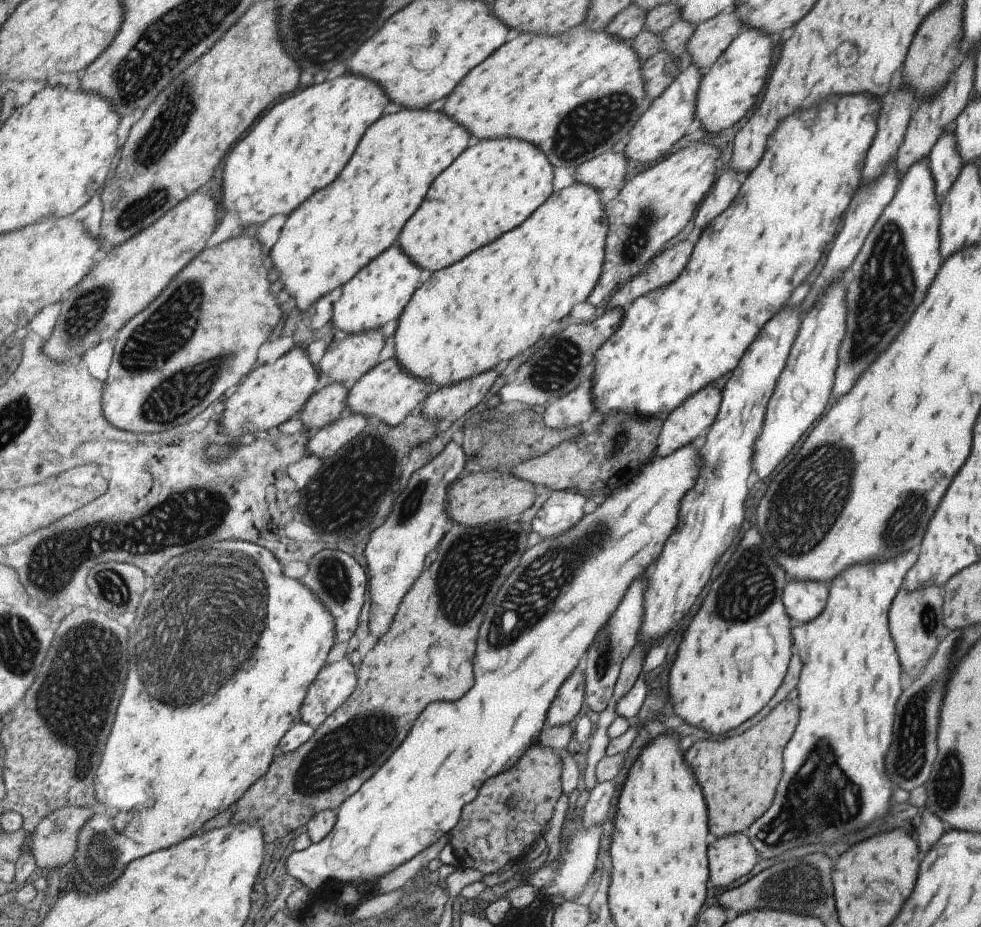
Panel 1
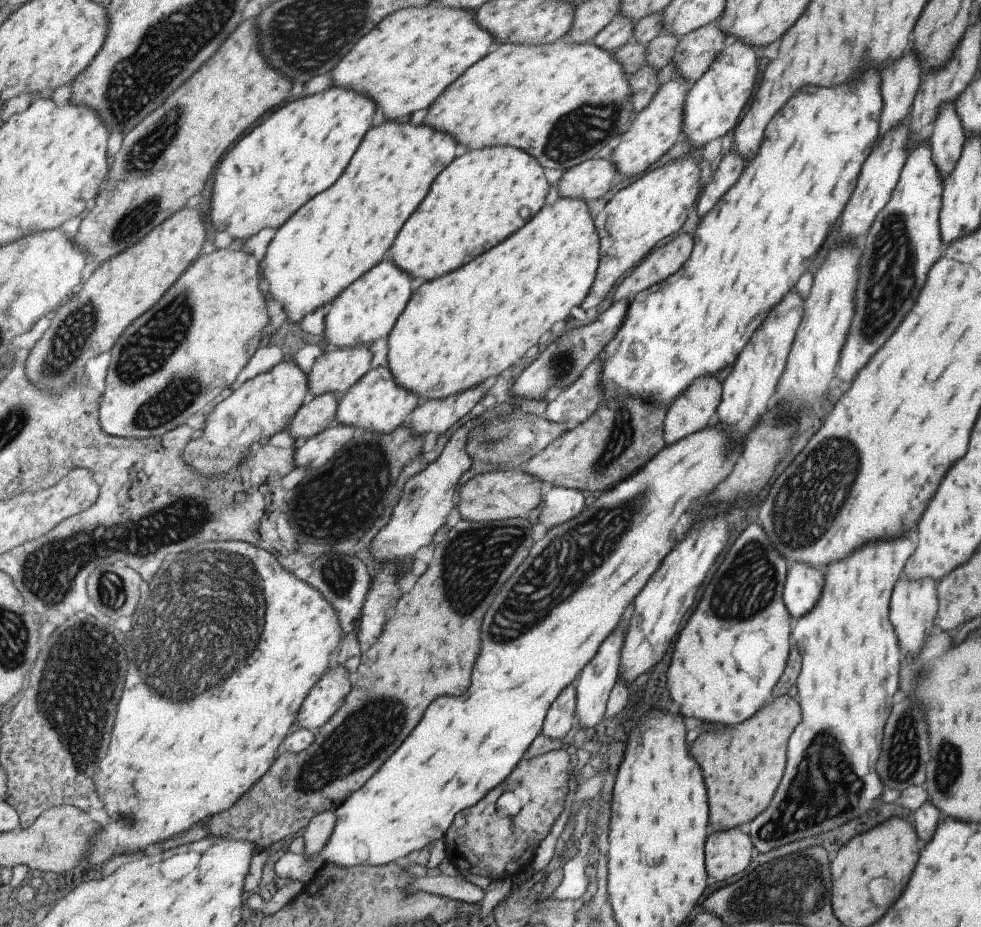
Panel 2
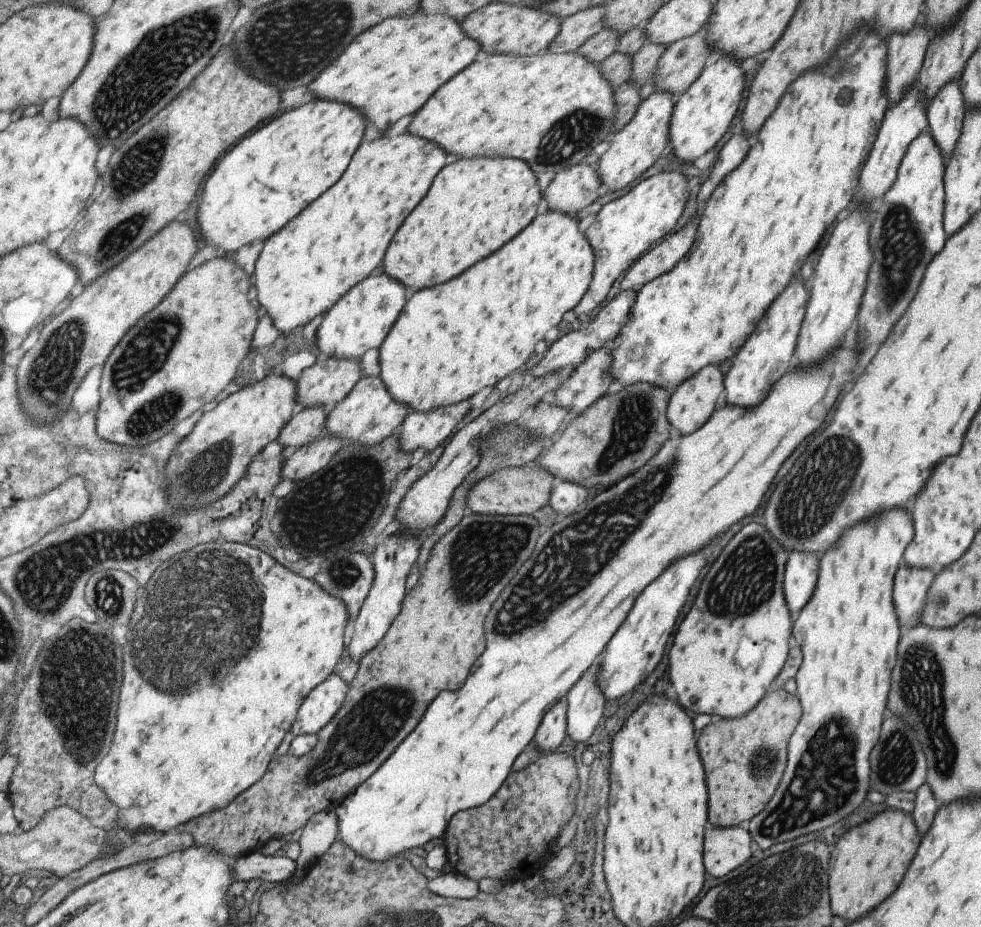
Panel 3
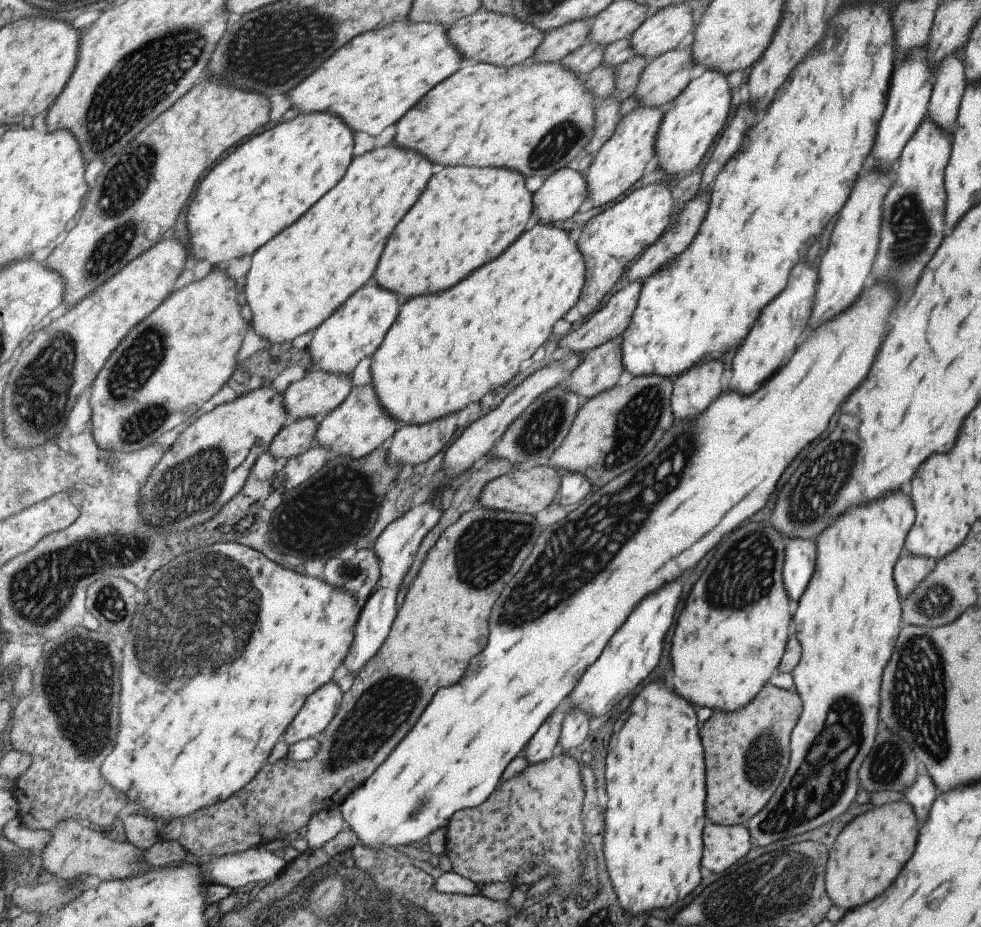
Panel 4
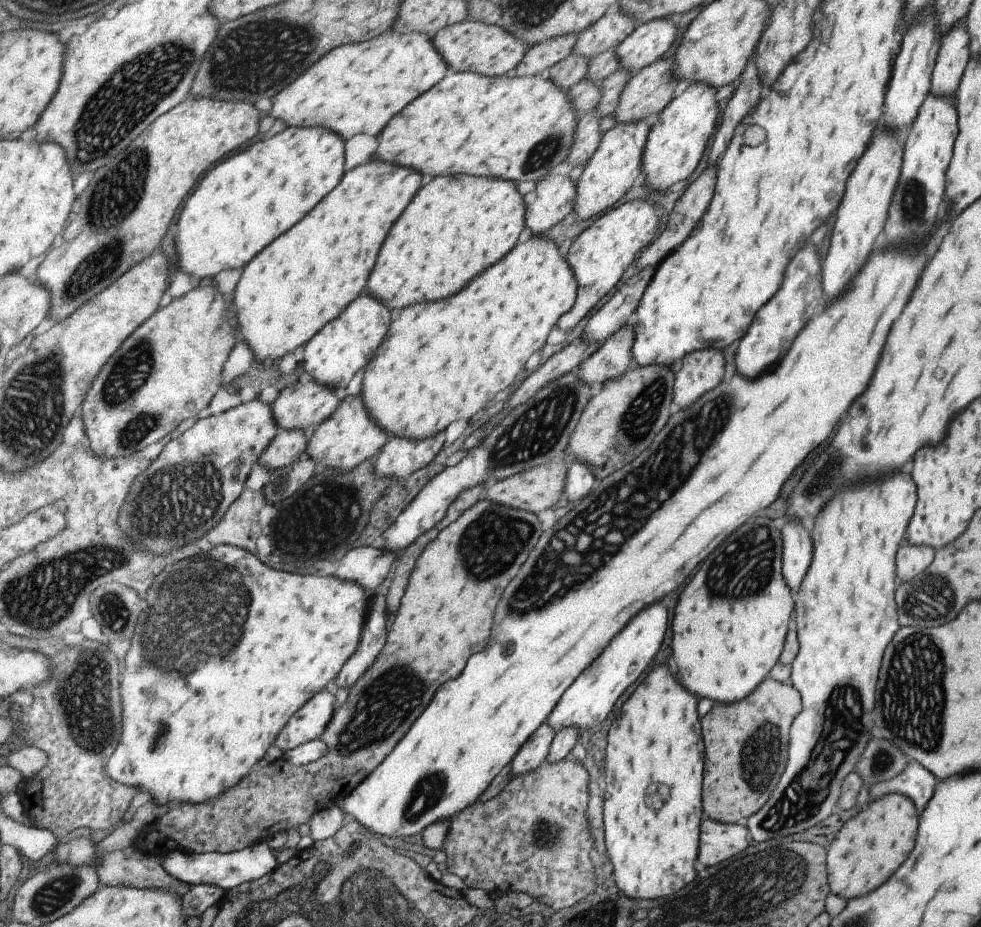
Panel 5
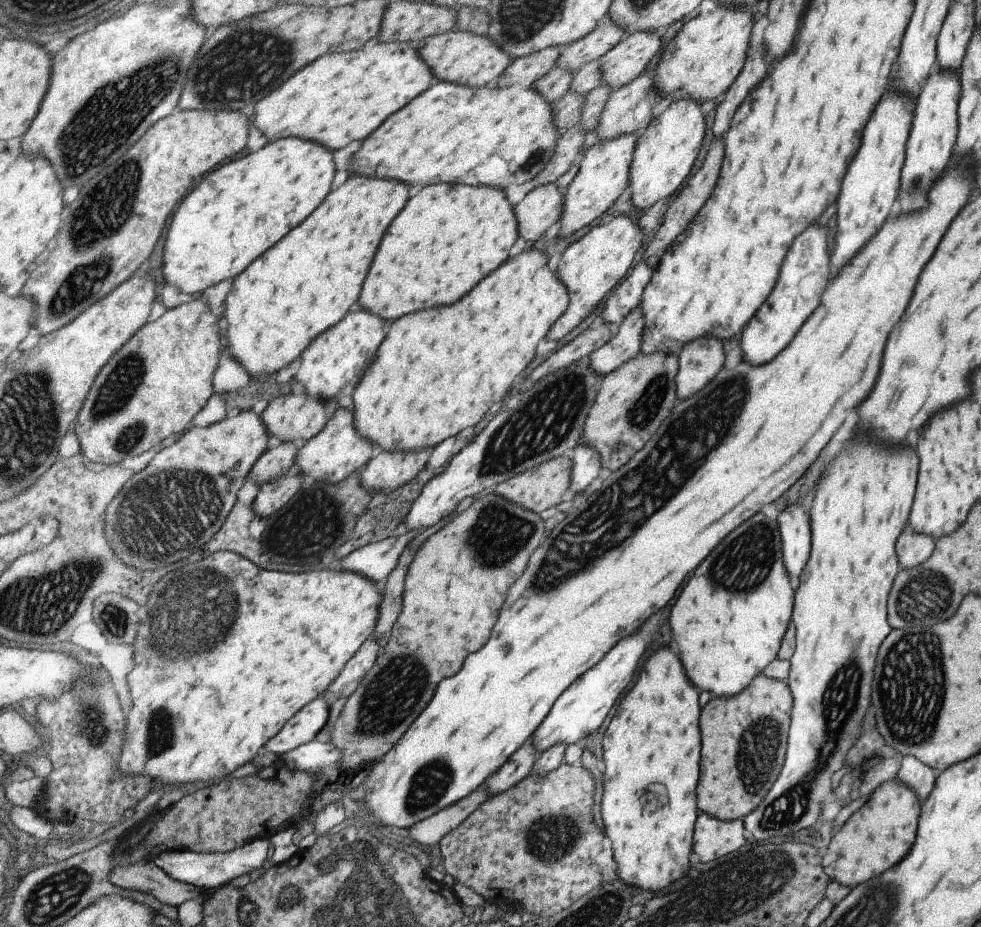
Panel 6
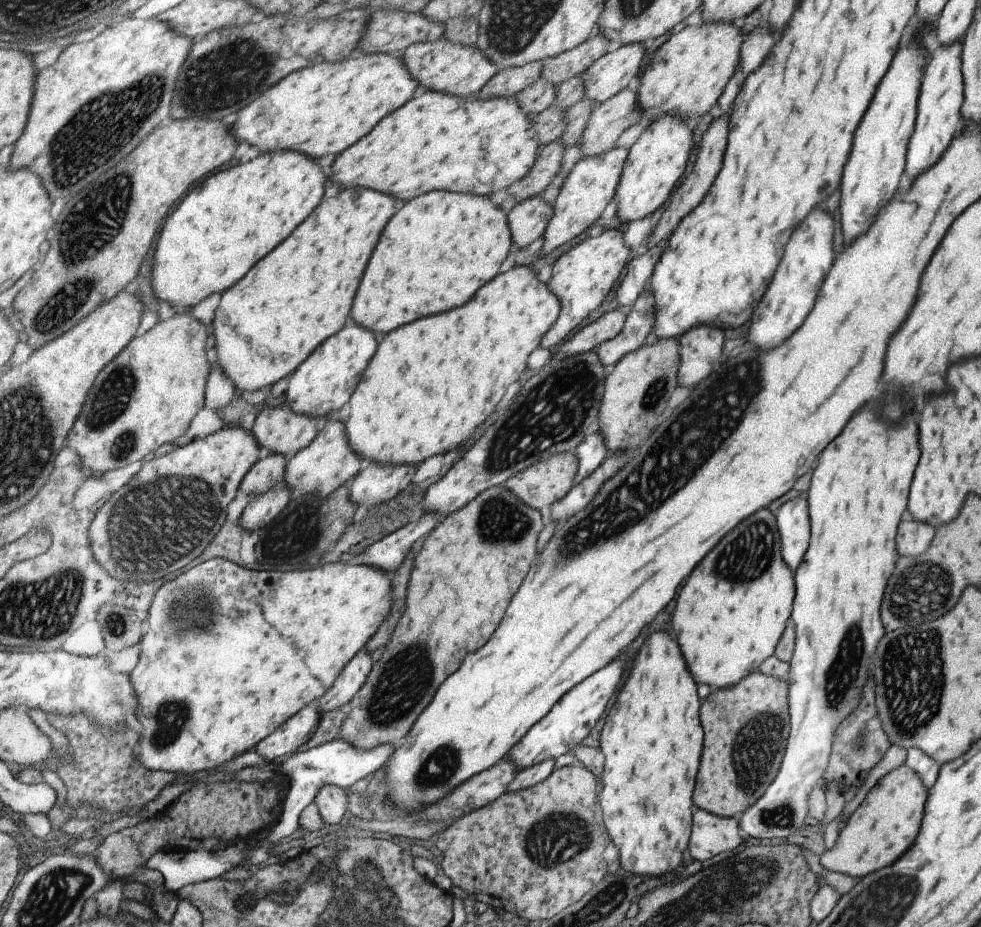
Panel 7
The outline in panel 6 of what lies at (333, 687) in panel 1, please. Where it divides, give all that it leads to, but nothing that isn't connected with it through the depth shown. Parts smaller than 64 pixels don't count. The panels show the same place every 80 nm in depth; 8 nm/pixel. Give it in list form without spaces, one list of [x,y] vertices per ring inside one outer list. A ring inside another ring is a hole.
[[[324,696],[306,704],[265,746],[277,756],[320,738],[330,720],[330,707]]]

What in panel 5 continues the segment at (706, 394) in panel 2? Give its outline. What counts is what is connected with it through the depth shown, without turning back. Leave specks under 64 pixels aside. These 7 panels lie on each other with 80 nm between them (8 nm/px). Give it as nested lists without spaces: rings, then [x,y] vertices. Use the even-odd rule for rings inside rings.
[[[709,346],[688,352],[673,370],[672,402],[674,409],[682,409],[713,388],[723,376],[723,356]]]

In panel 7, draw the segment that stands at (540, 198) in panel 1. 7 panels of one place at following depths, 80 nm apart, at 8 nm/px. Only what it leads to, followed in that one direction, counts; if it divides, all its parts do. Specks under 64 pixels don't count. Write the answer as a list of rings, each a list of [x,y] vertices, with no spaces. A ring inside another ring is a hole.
[[[435,191],[406,202],[386,228],[363,275],[351,314],[356,325],[380,337],[397,330],[399,326],[405,326],[407,322],[469,304],[483,286],[499,276],[514,243],[508,214],[499,205],[495,208],[489,197],[449,191]]]

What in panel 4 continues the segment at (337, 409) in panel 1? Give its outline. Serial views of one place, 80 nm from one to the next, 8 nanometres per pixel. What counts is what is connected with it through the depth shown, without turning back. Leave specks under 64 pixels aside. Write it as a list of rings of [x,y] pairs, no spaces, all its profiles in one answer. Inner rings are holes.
[[[299,419],[293,421],[287,427],[281,429],[278,436],[274,438],[270,453],[274,458],[286,458],[291,460],[302,455],[309,449],[317,446],[316,434],[319,422],[317,419]]]

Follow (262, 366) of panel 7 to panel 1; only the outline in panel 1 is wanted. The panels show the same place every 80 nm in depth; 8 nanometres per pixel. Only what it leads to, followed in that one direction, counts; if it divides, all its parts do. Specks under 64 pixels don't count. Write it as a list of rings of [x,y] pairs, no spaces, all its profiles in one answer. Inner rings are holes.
[[[403,108],[398,113],[380,118],[373,126],[370,126],[370,129],[366,132],[366,136],[367,138],[363,138],[363,146],[359,146],[359,150],[355,152],[355,158],[351,158],[351,166],[347,166],[347,170],[343,170],[341,176],[339,176],[339,180],[333,182],[327,190],[320,190],[318,193],[315,193],[313,197],[306,200],[297,210],[294,210],[294,212],[290,214],[285,226],[282,226],[279,240],[271,249],[270,258],[272,259],[272,266],[274,267],[273,273],[276,274],[277,280],[280,279],[284,284],[284,289],[295,298],[296,305],[302,313],[309,312],[311,306],[313,306],[319,298],[331,294],[331,292],[337,290],[339,286],[343,288],[343,286],[350,280],[353,280],[361,270],[381,257],[387,249],[393,247],[395,240],[398,240],[403,229],[406,228],[407,222],[410,221],[410,218],[418,212],[419,207],[426,201],[431,185],[434,184],[438,176],[453,165],[459,156],[475,142],[472,134],[466,128],[463,128],[459,123],[451,120],[441,109],[436,112],[427,112],[425,109]]]

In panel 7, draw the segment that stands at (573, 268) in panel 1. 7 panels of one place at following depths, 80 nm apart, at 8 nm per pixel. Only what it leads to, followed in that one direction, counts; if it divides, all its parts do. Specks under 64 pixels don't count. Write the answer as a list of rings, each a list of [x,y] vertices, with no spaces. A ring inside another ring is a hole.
[[[513,266],[507,272],[495,277],[493,281],[488,282],[483,290],[479,290],[475,302],[467,304],[465,308],[453,310],[451,314],[439,314],[439,316],[423,318],[419,322],[413,322],[411,326],[403,326],[403,330],[395,330],[395,334],[391,334],[391,338],[389,338],[389,334],[384,335],[378,344],[378,353],[375,354],[366,372],[362,374],[363,378],[349,402],[350,413],[345,424],[351,448],[365,461],[372,461],[381,465],[419,465],[421,462],[429,460],[431,456],[445,454],[445,452],[461,448],[475,434],[475,430],[479,426],[483,426],[485,420],[495,412],[497,404],[503,400],[509,386],[513,382],[525,379],[523,372],[529,364],[529,356],[539,346],[542,346],[543,337],[550,332],[551,327],[558,321],[561,312],[561,301],[550,291],[547,283],[541,284],[533,270]]]

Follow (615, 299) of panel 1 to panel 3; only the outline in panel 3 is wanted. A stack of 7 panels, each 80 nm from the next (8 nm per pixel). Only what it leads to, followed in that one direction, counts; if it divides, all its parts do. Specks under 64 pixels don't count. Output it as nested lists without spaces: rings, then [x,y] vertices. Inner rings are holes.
[[[691,220],[673,234],[665,235],[657,246],[646,250],[623,275],[619,282],[620,291],[637,290],[646,282],[667,272],[677,260],[681,260],[693,244],[695,226],[697,224]]]

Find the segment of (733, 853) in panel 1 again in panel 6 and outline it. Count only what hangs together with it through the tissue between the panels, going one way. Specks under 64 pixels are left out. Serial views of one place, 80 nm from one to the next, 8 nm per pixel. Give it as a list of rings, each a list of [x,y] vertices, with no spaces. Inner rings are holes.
[[[699,814],[693,830],[693,852],[701,862],[709,862],[735,852],[745,844],[746,838],[742,819],[722,821]]]

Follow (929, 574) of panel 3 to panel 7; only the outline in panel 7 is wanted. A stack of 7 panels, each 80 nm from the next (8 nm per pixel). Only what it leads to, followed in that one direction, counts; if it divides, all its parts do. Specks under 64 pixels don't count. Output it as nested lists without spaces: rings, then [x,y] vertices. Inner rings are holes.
[[[901,520],[897,526],[897,552],[917,556],[925,552],[933,538],[933,526],[915,522],[915,520]]]

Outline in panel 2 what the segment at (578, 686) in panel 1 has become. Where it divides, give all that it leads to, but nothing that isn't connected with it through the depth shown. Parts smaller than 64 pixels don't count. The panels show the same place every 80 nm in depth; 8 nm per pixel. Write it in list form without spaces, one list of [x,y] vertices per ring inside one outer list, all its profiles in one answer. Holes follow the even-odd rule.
[[[567,686],[559,702],[554,702],[546,716],[542,733],[550,739],[565,741],[567,733],[574,728],[574,688]]]

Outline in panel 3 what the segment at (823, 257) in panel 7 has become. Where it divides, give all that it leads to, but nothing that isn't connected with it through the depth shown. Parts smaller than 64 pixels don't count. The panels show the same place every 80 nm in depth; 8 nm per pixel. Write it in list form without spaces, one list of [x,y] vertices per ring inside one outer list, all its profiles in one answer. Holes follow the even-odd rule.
[[[791,278],[791,284],[771,302],[771,306],[765,310],[761,320],[757,322],[755,330],[749,334],[747,342],[739,348],[739,352],[733,356],[731,368],[725,374],[723,386],[725,386],[725,402],[737,404],[743,408],[755,406],[761,402],[761,398],[767,394],[771,384],[789,370],[789,360],[793,356],[799,324],[805,314],[807,304],[807,290],[803,288],[803,282],[799,278]]]

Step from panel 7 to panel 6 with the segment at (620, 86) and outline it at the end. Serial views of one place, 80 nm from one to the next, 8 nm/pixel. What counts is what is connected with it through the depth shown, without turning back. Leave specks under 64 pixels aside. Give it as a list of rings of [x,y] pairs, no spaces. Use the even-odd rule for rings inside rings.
[[[661,31],[631,33],[623,38],[605,54],[600,56],[600,84],[613,91],[632,81],[645,70],[649,59],[657,54]]]

